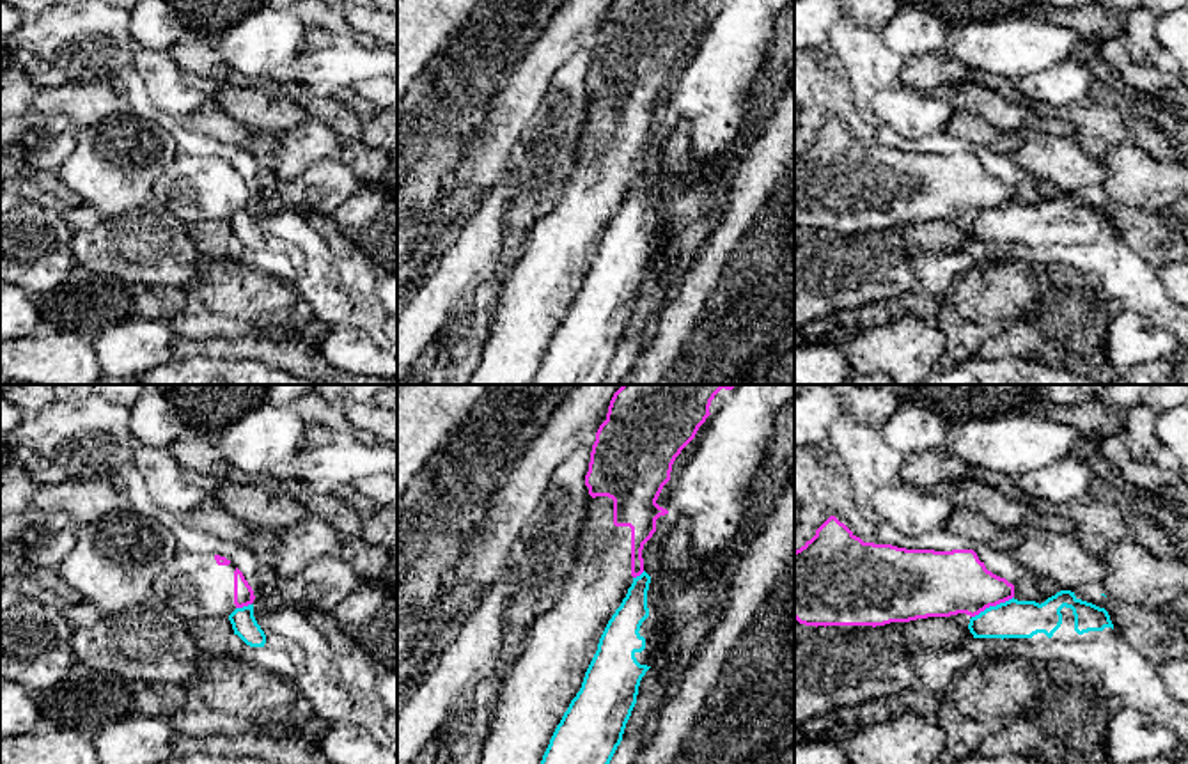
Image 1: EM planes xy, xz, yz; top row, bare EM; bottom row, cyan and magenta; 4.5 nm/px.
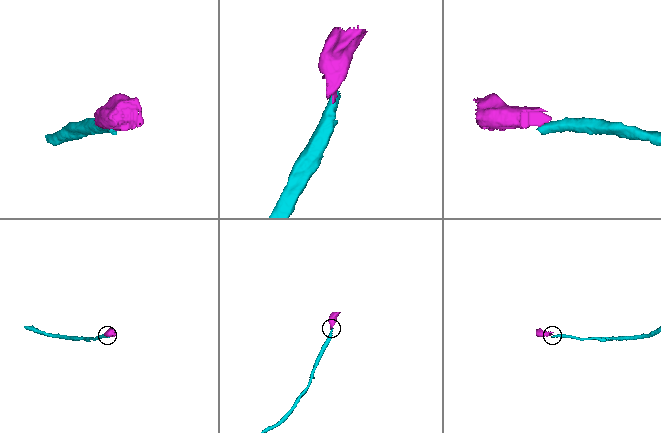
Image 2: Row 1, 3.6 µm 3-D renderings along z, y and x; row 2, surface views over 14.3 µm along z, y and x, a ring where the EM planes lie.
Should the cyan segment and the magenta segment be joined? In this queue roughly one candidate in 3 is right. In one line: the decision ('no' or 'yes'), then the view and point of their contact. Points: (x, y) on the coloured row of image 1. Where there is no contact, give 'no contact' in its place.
no | yz (992, 607)

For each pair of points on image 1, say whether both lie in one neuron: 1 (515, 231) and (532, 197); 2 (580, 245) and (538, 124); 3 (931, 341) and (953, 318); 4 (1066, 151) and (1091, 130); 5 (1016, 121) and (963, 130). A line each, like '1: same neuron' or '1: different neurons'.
1: same neuron
2: different neurons
3: different neurons
4: different neurons
5: different neurons

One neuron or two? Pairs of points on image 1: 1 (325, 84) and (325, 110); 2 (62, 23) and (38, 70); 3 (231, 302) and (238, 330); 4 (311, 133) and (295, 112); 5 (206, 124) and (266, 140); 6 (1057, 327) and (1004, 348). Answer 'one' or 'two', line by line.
1: two
2: one
3: one
4: two
5: one
6: one

